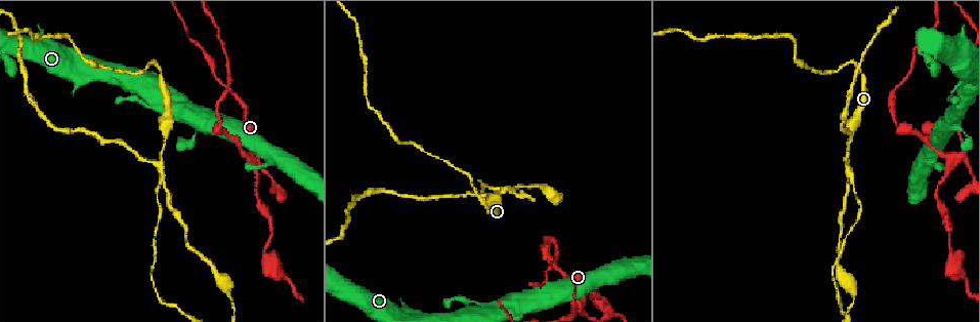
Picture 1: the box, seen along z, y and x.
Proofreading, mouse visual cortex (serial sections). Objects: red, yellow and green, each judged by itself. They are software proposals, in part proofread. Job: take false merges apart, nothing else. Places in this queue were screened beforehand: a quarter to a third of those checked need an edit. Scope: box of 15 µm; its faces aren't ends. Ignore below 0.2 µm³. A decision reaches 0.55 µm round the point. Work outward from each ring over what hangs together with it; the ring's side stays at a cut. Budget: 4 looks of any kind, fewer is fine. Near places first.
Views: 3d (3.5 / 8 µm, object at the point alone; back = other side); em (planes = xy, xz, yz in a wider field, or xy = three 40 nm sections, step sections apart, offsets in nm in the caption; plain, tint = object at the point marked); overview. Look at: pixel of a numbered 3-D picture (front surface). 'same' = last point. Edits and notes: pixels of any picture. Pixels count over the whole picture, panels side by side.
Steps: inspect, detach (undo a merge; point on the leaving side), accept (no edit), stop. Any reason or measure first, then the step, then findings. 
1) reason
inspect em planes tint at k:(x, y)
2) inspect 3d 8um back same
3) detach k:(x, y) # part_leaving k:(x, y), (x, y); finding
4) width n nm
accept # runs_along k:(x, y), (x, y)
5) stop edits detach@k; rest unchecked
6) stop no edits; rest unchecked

looks like a crossing
inspect 3d 3.5um at 1:(158, 162)

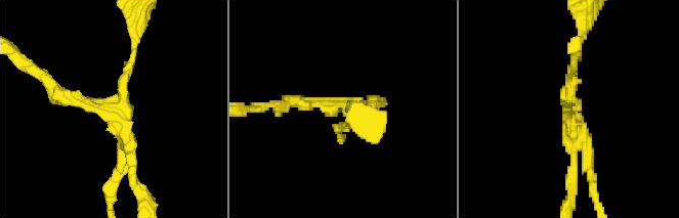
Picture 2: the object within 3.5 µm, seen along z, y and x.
arms 4; arm_widths 100, 150, 200, 200 nm
inspect em xy step 3 tint at 2:(573, 108)

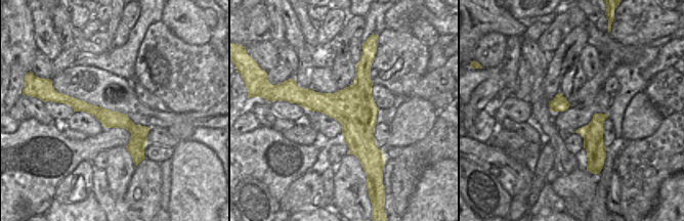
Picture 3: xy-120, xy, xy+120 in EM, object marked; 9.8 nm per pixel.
detach 2:(132, 183) # part_leaving 2:(571, 106), (577, 137), (569, 201); a second cell is stuck on

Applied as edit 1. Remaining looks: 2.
redraw
inspect overview

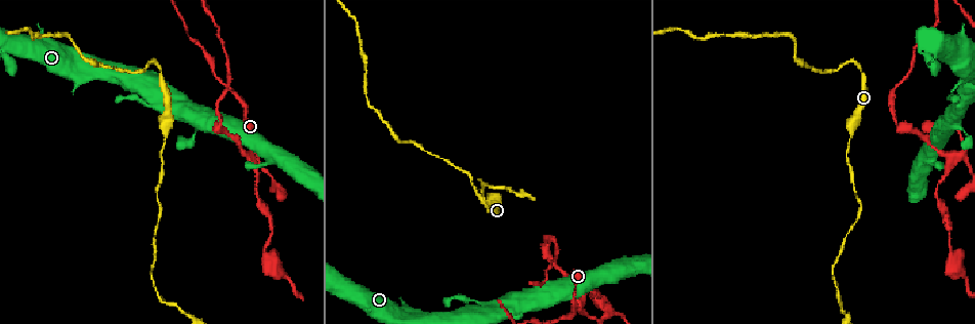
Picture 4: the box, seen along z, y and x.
four arms meet
inspect 3d 3.5um back at 4:(958, 154)

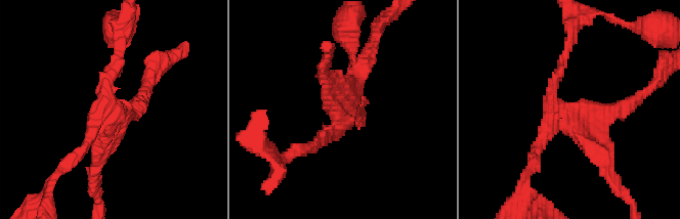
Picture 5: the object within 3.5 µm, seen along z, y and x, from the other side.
detach 5:(95, 149) # part_leaving 5:(113, 110), (100, 141), (94, 185); a second cell is stuck on

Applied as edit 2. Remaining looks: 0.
stop edits detach@2, detach@5; rest unchecked

